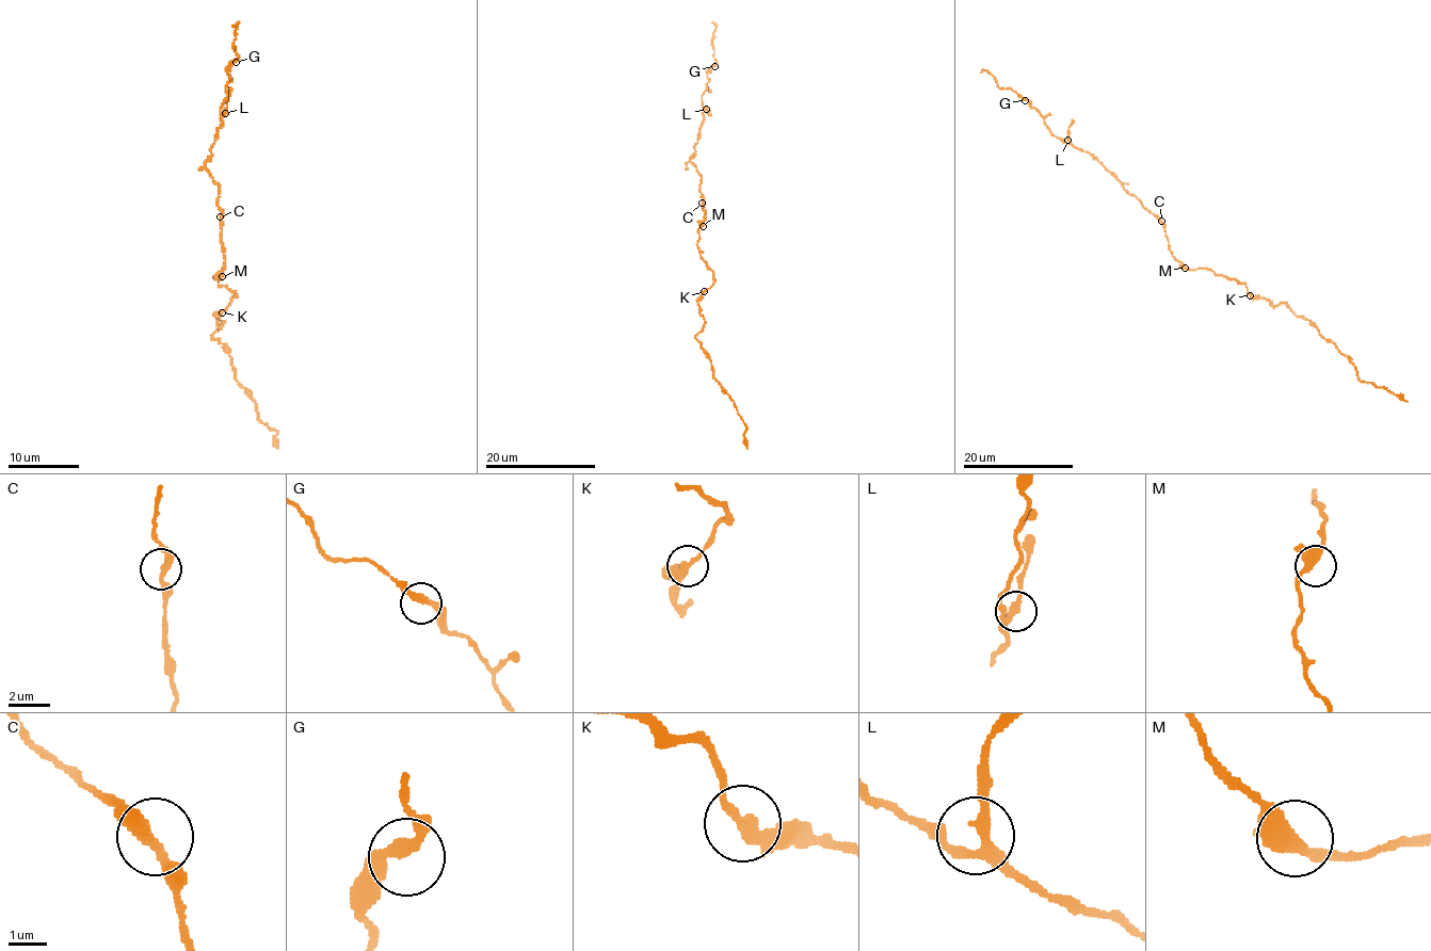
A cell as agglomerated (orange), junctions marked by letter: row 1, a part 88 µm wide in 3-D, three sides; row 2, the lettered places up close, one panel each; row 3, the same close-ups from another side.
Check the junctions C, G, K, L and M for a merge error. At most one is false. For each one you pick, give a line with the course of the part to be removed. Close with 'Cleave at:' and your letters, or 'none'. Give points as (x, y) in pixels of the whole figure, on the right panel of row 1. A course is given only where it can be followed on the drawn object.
Cleave at: none

